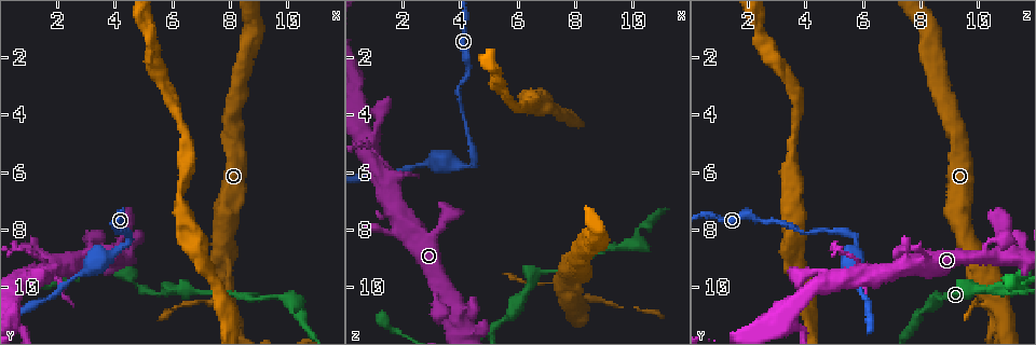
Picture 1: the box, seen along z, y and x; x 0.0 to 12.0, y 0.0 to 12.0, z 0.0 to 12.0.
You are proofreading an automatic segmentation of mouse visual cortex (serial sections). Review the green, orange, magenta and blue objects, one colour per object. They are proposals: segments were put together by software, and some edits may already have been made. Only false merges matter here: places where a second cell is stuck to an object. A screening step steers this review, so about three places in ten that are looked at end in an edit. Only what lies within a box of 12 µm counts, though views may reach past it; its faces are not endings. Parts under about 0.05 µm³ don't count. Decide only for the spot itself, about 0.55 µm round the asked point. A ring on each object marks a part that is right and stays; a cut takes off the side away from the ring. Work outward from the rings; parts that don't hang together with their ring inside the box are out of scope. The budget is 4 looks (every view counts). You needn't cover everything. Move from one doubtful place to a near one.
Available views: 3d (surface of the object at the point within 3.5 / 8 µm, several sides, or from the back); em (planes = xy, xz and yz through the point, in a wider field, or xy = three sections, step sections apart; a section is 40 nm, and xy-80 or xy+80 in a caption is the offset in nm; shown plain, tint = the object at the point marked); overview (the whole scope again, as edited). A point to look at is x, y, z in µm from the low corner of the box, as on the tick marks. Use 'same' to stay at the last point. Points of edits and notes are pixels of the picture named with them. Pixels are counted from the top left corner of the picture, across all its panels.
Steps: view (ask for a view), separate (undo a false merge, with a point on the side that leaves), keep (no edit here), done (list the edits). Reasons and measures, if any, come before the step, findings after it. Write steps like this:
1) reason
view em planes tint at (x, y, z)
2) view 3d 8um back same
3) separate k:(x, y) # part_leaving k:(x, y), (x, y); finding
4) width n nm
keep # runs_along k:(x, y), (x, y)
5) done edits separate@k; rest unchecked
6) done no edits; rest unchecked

abrupt turn
view 3d 3.5um back at (10.1, 10.5, 8.5)

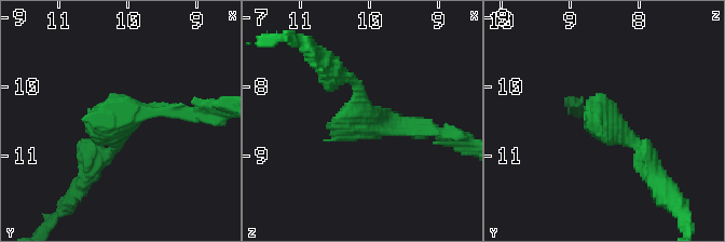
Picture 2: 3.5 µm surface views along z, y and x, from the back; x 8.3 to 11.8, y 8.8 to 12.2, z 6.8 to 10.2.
now the EM
view em planes tint at (10.05, 10.40, 8.50)

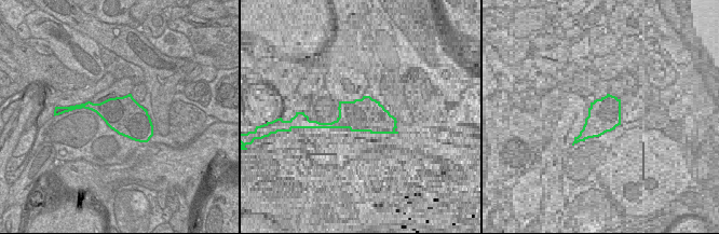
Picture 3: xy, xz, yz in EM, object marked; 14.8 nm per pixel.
width 550 nm
keep # runs_along 2:(435, 132), (365, 123), (345, 77); one cell here

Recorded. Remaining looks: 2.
sharp bend
view 3d 3.5um at (1.6, 9.3, 6.3)

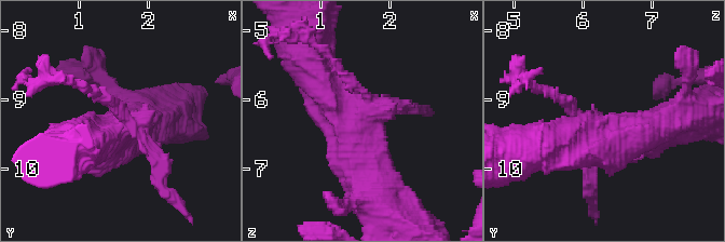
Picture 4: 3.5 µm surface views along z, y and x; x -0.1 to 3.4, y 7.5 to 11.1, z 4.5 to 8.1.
view em xy step 2 tint at (1.60, 9.40, 6.20)

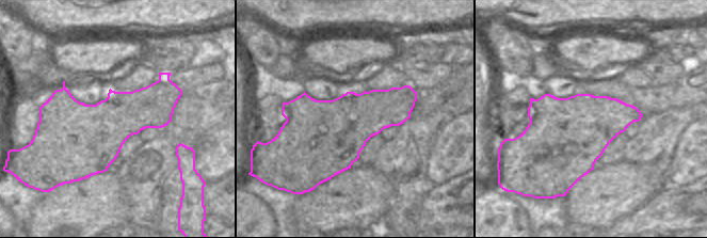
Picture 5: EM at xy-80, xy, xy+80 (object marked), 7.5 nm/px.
separate 4:(154, 167) # two cells meet here

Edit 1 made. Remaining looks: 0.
done edits separate@4; rest unchecked

